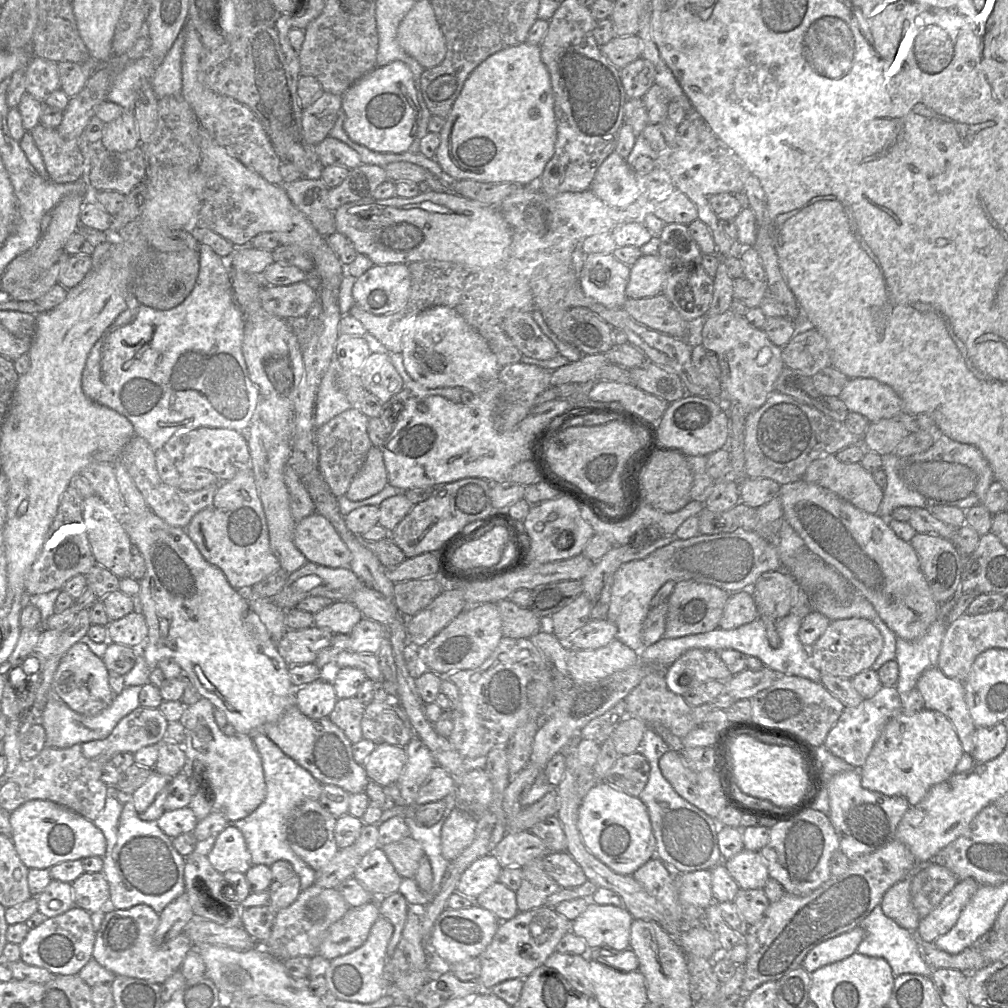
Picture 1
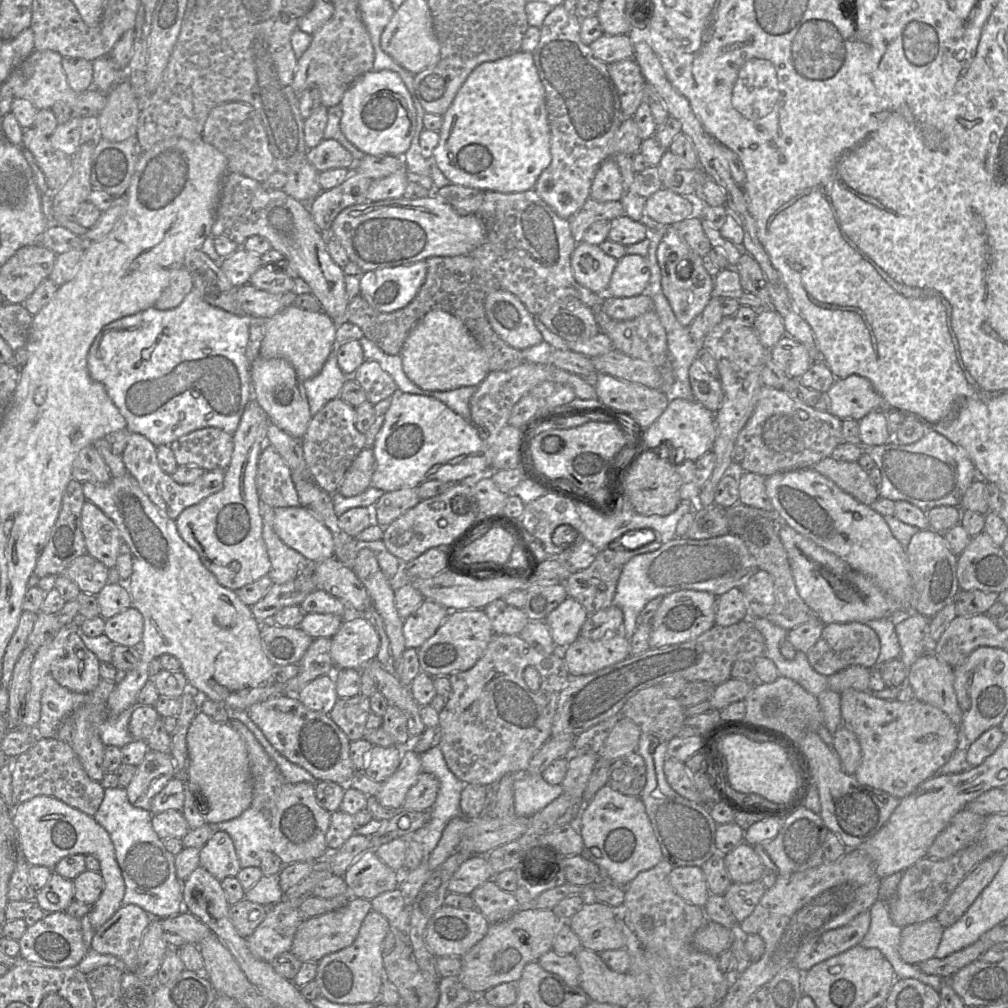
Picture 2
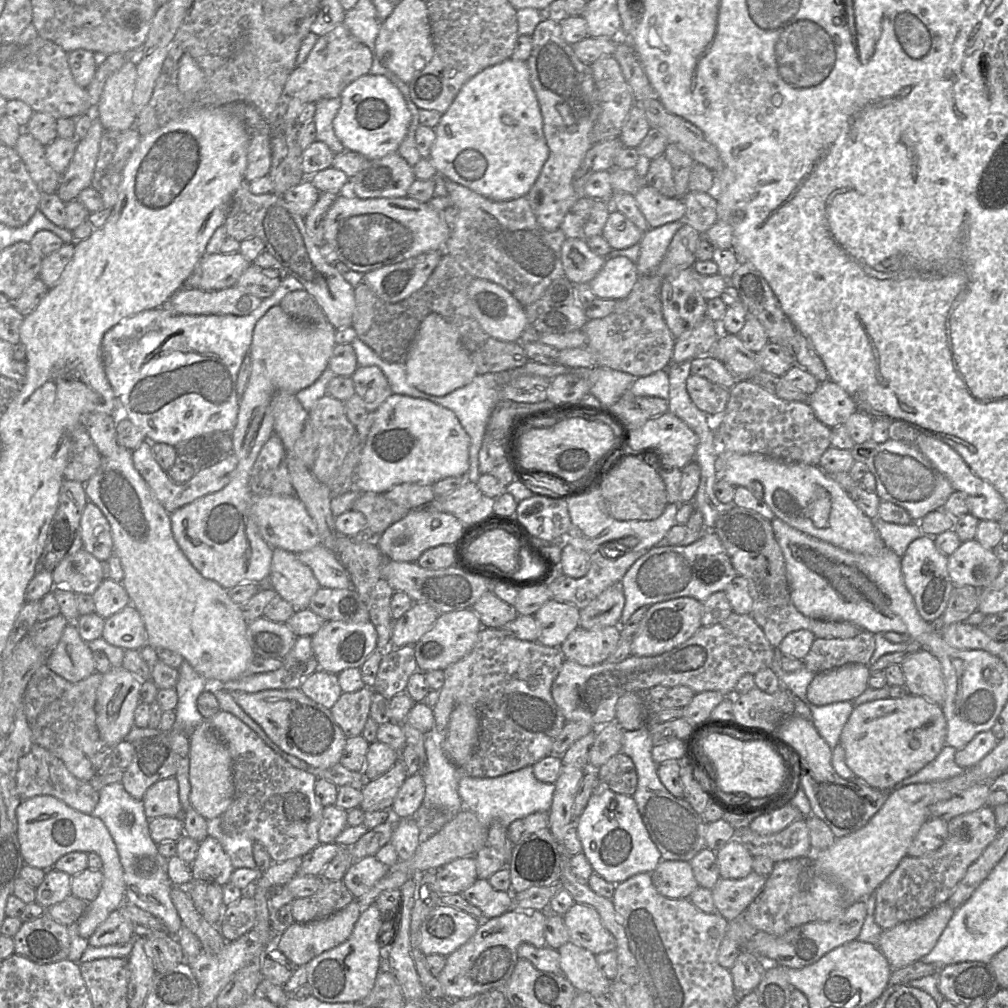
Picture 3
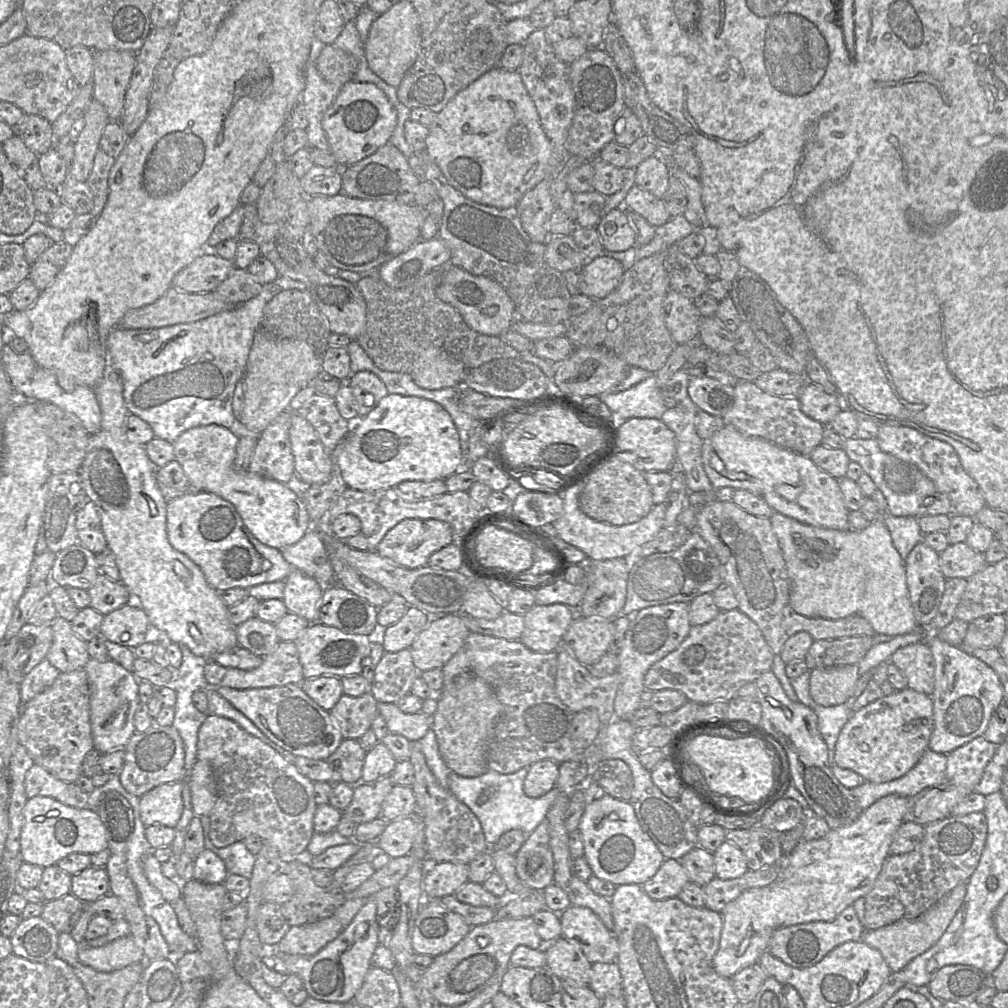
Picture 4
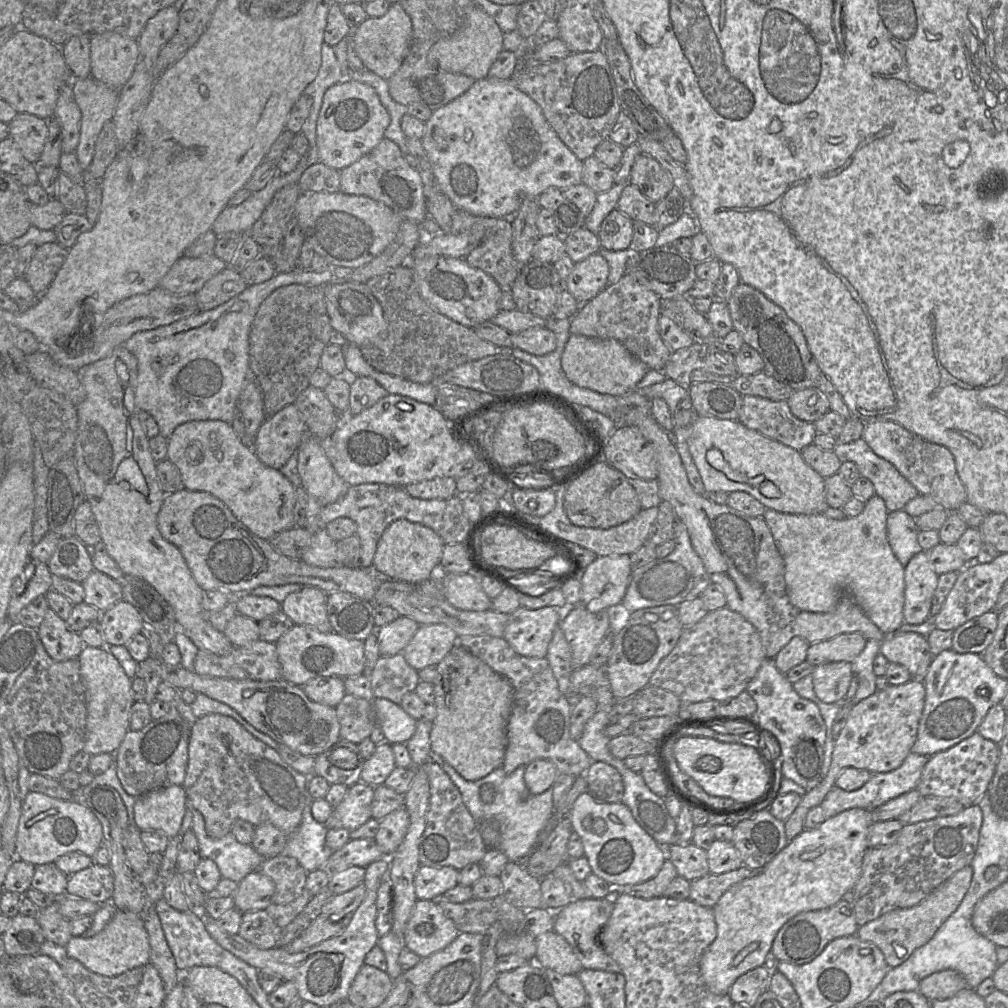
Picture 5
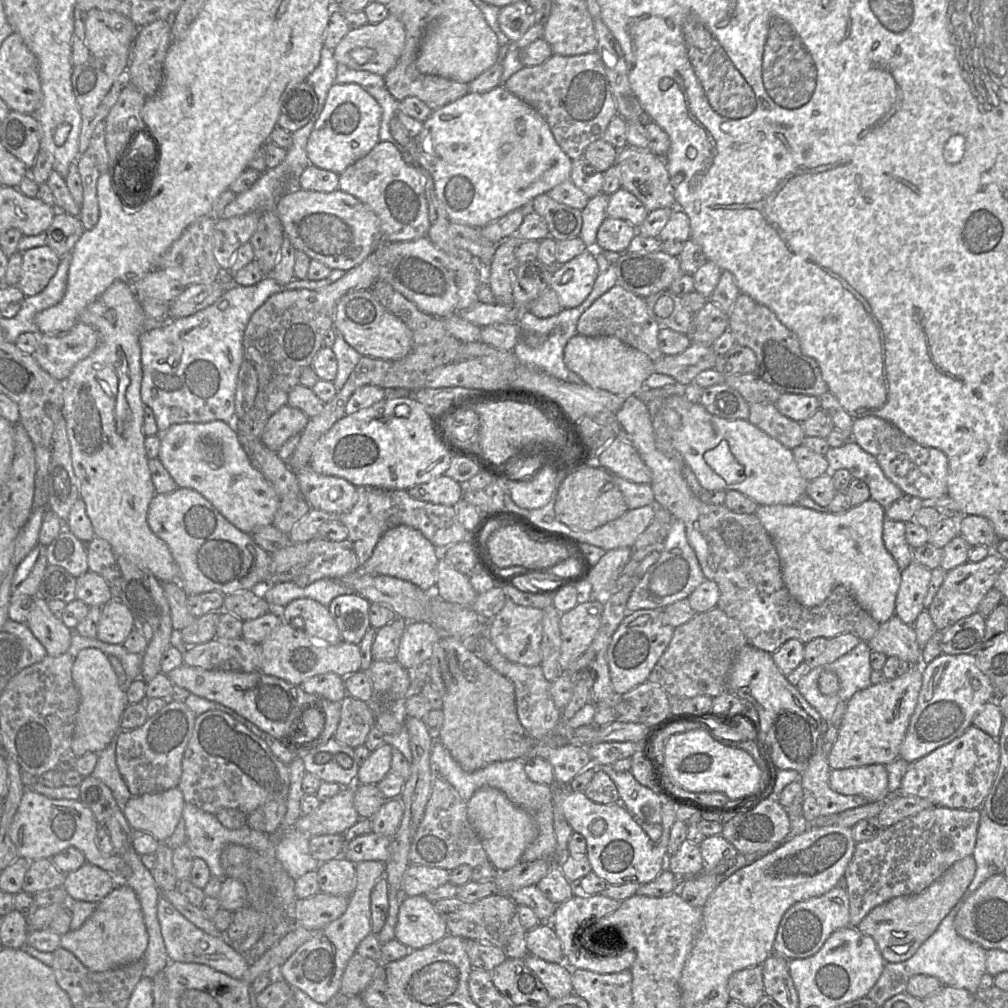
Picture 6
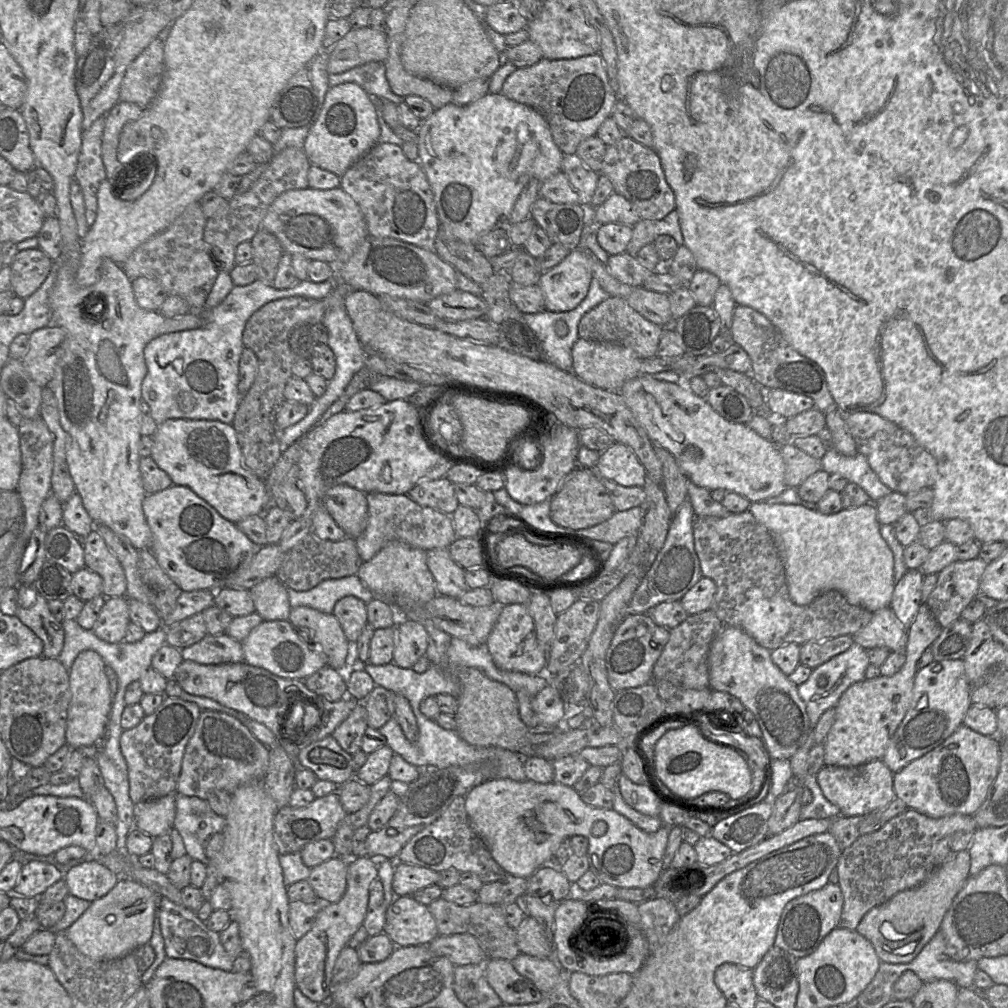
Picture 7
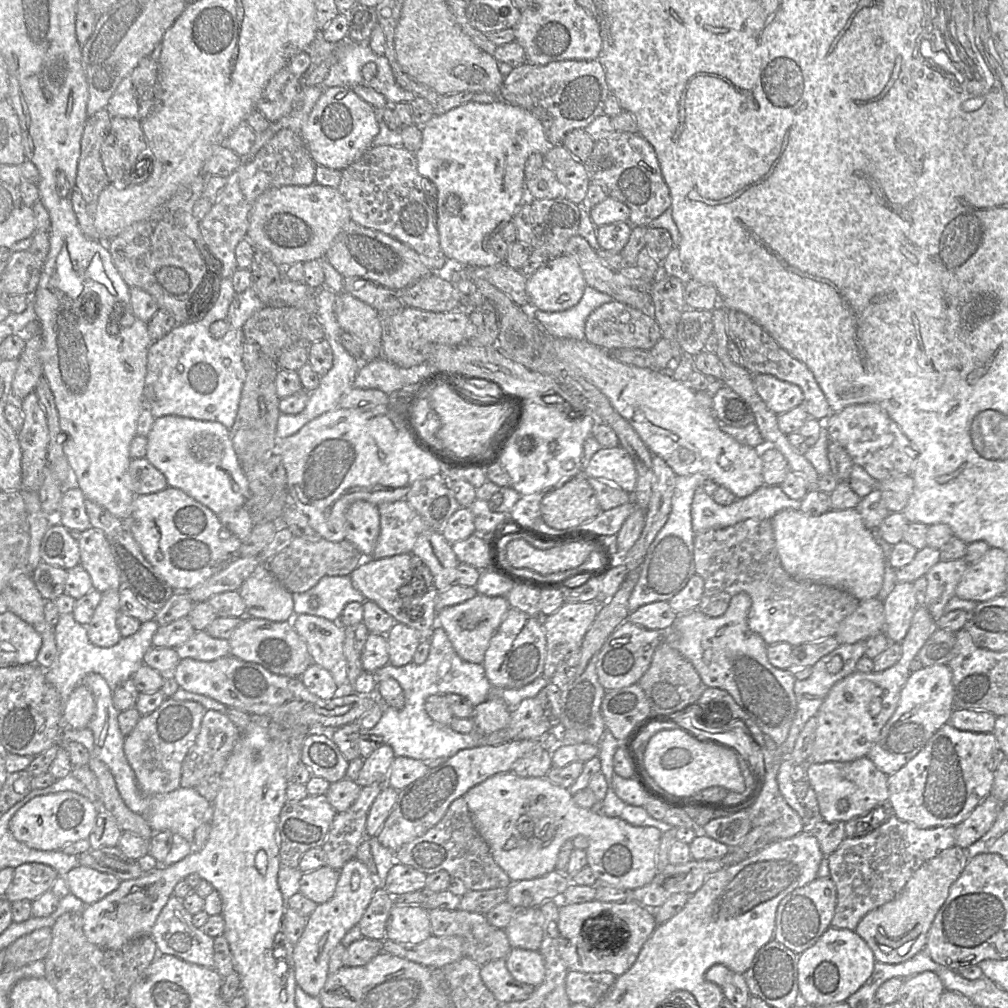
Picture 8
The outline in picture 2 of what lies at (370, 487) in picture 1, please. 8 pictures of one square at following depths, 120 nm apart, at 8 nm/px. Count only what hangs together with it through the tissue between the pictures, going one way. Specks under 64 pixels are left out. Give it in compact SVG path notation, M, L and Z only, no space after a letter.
M364 448L346 471L338 492L344 497L353 497L370 487L375 470L375 457L372 448Z

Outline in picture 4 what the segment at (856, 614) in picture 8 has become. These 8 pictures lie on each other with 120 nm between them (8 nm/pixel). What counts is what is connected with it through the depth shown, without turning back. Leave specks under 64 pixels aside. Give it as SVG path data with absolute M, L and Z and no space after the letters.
M926 641L896 650L889 660L907 678L907 687L931 696L935 684L935 662Z

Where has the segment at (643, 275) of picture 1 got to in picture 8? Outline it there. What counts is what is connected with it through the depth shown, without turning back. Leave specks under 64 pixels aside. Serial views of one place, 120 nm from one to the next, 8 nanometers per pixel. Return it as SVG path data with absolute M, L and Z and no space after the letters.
M562 254L548 260L527 278L526 293L532 309L559 312L577 305L586 286L577 261Z

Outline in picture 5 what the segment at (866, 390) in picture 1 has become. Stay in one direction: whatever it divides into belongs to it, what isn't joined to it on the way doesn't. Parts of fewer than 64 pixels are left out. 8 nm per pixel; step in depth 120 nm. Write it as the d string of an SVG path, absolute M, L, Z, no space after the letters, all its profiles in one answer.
M817 387L796 391L787 402L794 416L812 423L830 410L828 400Z

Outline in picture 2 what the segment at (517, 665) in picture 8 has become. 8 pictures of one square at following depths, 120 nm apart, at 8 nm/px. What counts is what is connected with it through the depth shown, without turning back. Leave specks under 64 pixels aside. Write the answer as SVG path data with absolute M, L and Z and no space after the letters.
M568 597L548 614L545 623L558 648L566 648L579 636L588 617L585 608L575 599Z

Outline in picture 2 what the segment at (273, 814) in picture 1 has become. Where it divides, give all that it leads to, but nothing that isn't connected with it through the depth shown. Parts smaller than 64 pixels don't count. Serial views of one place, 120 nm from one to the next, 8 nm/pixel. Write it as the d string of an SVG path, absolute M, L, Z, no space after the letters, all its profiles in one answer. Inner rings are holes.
M250 721L246 727L254 734L258 742L262 745L266 753L276 762L280 772L284 778L290 783L300 783L300 782L309 782L315 784L318 782L317 779L309 773L307 770L301 766L292 763L281 753L279 753L267 740L263 732L259 727L253 722ZM253 807L237 818L212 826L231 837L241 868L260 867L262 857L272 851L270 824L266 817Z

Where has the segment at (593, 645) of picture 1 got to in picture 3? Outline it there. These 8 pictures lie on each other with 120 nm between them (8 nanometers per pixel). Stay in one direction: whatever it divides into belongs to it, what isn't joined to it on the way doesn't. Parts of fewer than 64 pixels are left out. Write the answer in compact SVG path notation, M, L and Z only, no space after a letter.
M621 582L610 586L588 606L580 610L580 627L590 630L605 626L619 626L625 605Z

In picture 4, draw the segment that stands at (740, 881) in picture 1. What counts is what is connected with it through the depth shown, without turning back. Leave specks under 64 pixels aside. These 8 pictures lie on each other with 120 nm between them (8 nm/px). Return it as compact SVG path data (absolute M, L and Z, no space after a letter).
M727 840L713 852L713 857L716 877L720 879L738 878L749 870L742 849Z

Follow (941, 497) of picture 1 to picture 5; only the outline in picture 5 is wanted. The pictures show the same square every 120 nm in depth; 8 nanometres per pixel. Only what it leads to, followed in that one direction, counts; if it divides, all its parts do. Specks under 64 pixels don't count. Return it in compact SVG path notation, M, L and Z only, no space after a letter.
M863 439L850 443L837 443L833 451L842 463L853 462L860 475L871 481L875 494L883 499L889 512L903 510L910 500L919 495L918 490L890 462L875 454Z

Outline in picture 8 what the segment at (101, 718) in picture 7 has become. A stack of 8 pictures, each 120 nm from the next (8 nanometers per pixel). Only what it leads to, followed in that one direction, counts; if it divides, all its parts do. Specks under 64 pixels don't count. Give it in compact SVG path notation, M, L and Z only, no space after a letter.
M83 683L69 695L63 708L63 724L71 729L88 727L95 711L95 701L90 689Z

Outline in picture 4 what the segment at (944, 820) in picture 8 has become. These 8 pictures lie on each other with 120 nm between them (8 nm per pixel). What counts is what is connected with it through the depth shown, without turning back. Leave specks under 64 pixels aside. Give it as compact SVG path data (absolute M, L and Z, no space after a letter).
M981 735L947 754L947 782L975 792L997 746Z

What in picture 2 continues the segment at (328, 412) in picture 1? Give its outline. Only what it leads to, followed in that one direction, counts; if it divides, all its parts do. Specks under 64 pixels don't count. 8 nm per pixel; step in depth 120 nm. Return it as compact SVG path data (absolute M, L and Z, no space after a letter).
M335 346L320 373L303 382L312 416L327 402L339 397L347 379L338 365L337 346Z

